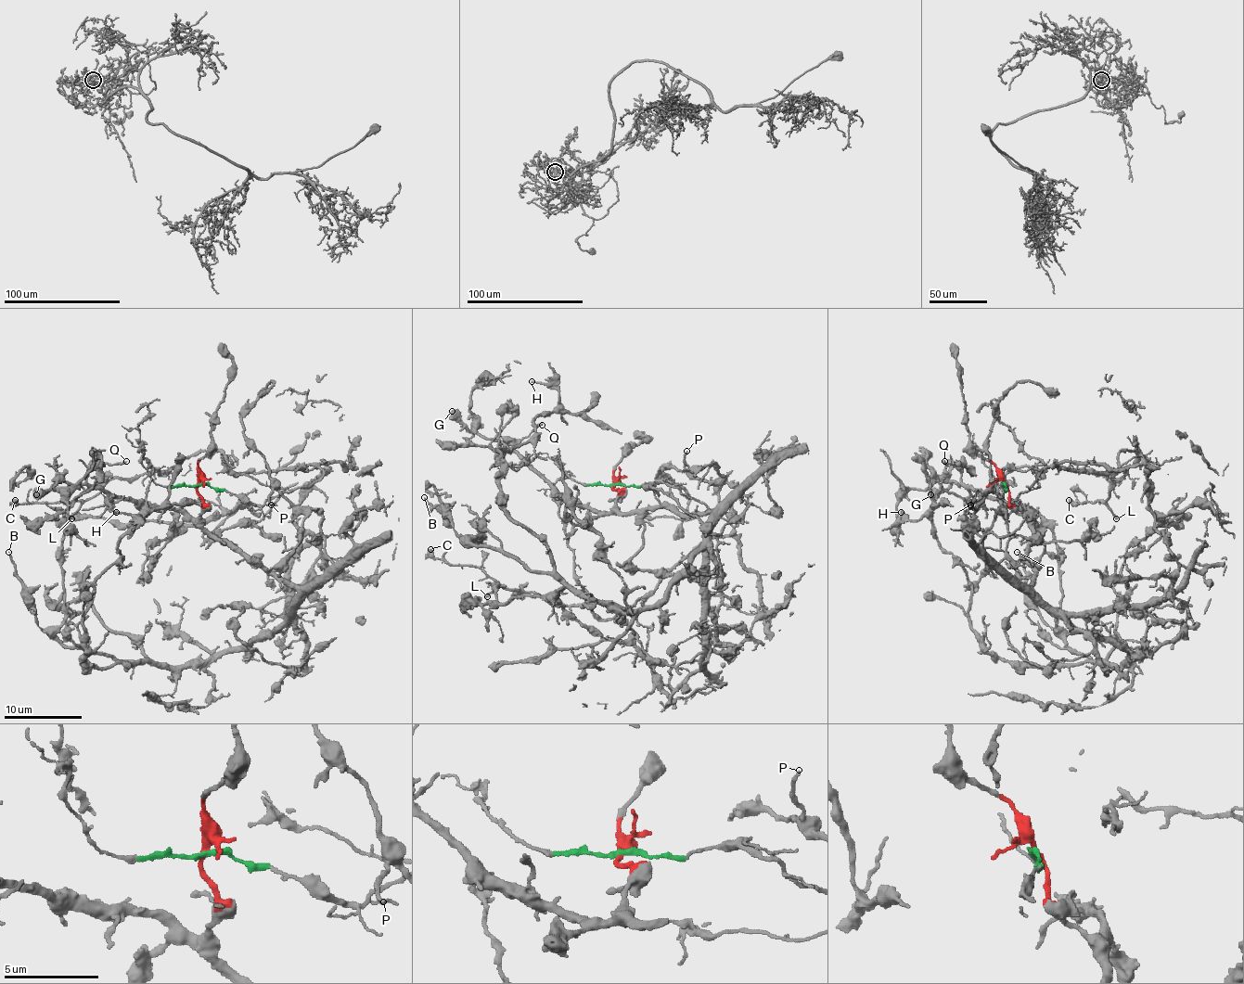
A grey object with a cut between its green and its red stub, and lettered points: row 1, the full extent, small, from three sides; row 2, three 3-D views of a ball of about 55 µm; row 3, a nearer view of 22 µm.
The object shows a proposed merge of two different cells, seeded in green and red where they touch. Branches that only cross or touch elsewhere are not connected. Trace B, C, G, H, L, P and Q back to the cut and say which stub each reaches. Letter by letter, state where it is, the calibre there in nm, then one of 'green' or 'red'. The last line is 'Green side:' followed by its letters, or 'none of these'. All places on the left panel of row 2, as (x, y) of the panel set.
B: (8, 552) | 170 nm | red
C: (15, 500) | 340 nm | green
G: (36, 494) | 700 nm | red
H: (116, 512) | 190 nm | red
L: (71, 518) | 180 nm | green
P: (271, 504) | 170 nm | red
Q: (126, 461) | 220 nm | red
Green side: C, L

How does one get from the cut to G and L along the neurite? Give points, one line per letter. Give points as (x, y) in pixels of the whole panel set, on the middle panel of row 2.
G: (614, 484), (618, 498), (610, 512), (568, 502), (500, 441), (478, 436), (451, 411)
L: (614, 484), (665, 482), (738, 521), (610, 619), (541, 595), (495, 587), (488, 597)

